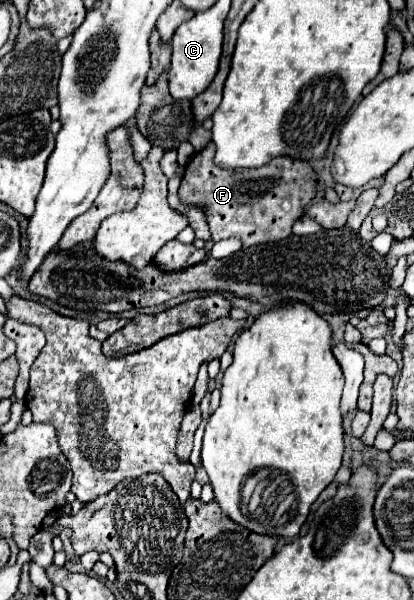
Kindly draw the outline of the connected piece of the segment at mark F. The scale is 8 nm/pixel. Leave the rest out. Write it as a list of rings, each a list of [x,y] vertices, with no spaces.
[[[212,142],[188,162],[178,196],[184,204],[194,205],[206,214],[212,240],[216,242],[234,236],[244,242],[244,248],[248,248],[252,244],[288,238],[292,224],[304,212],[302,202],[306,208],[316,196],[318,176],[314,168],[306,160],[276,156],[262,168],[224,170],[214,164],[214,152],[210,148],[214,148]]]

